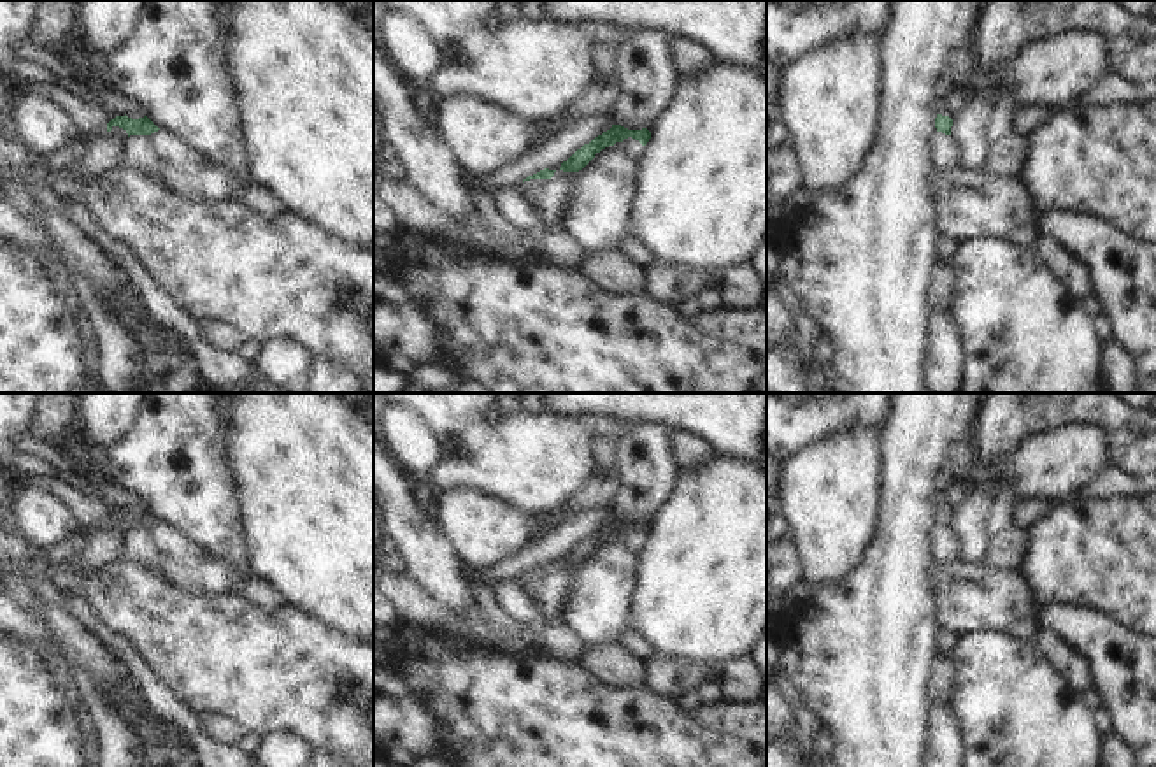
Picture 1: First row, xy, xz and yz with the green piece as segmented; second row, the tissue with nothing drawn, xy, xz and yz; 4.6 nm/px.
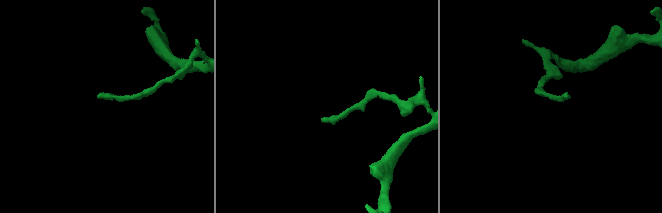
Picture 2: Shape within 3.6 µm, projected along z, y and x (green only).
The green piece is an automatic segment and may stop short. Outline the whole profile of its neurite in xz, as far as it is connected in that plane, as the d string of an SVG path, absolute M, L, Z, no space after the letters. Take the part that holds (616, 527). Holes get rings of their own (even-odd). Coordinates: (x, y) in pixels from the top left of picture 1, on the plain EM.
M612 518L610 523L603 525L602 528L595 530L589 537L584 537L581 542L577 542L567 555L561 556L560 563L579 565L595 551L596 546L609 539L614 539L616 535L623 535L628 530L646 539L651 532L651 525L647 521L628 523L621 518Z

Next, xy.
M63 476L26 477L28 486L39 486L44 491L60 498L75 516L81 532L91 532L95 528L105 528L114 520L123 521L130 528L151 528L160 521L147 511L132 513L126 507L107 513L105 502L98 495L86 495L70 486Z

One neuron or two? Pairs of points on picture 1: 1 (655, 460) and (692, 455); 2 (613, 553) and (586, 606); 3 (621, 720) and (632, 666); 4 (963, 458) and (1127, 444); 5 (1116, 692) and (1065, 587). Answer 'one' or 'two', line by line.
1: two
2: one
3: two
4: two
5: two

